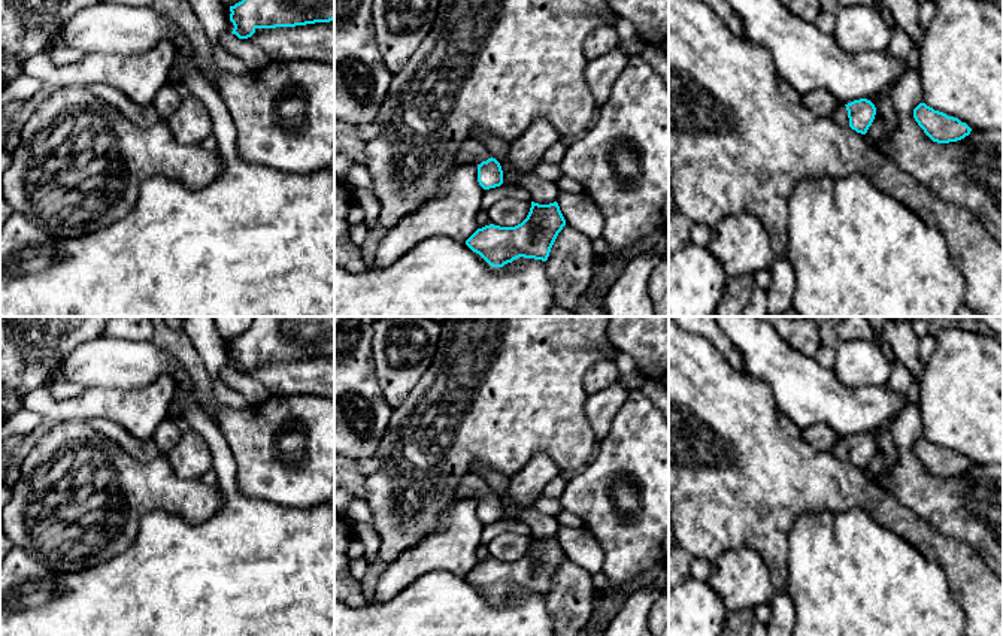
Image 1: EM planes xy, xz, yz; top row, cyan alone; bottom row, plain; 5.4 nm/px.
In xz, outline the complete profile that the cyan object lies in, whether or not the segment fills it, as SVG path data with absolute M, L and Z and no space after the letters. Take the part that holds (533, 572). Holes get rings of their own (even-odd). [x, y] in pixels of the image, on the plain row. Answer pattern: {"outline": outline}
{"outline": "M531 536L527 552L515 561L485 560L478 563L466 579L490 600L503 602L513 594L534 593L546 596L566 554L557 536Z"}

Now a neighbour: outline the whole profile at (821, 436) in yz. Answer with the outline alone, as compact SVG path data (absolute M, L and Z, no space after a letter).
M818 424L802 430L802 439L807 440L819 451L828 452L833 445L840 440L840 437L825 424Z

